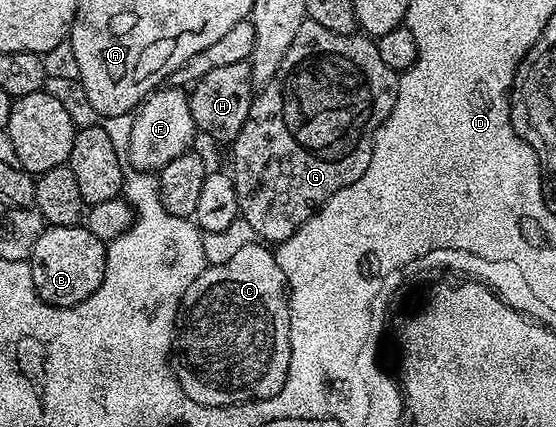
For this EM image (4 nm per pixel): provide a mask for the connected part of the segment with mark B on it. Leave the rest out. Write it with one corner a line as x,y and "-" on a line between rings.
50,226
35,240
33,255
27,260
38,296
49,306
77,306
103,284
106,243
91,236
84,226

